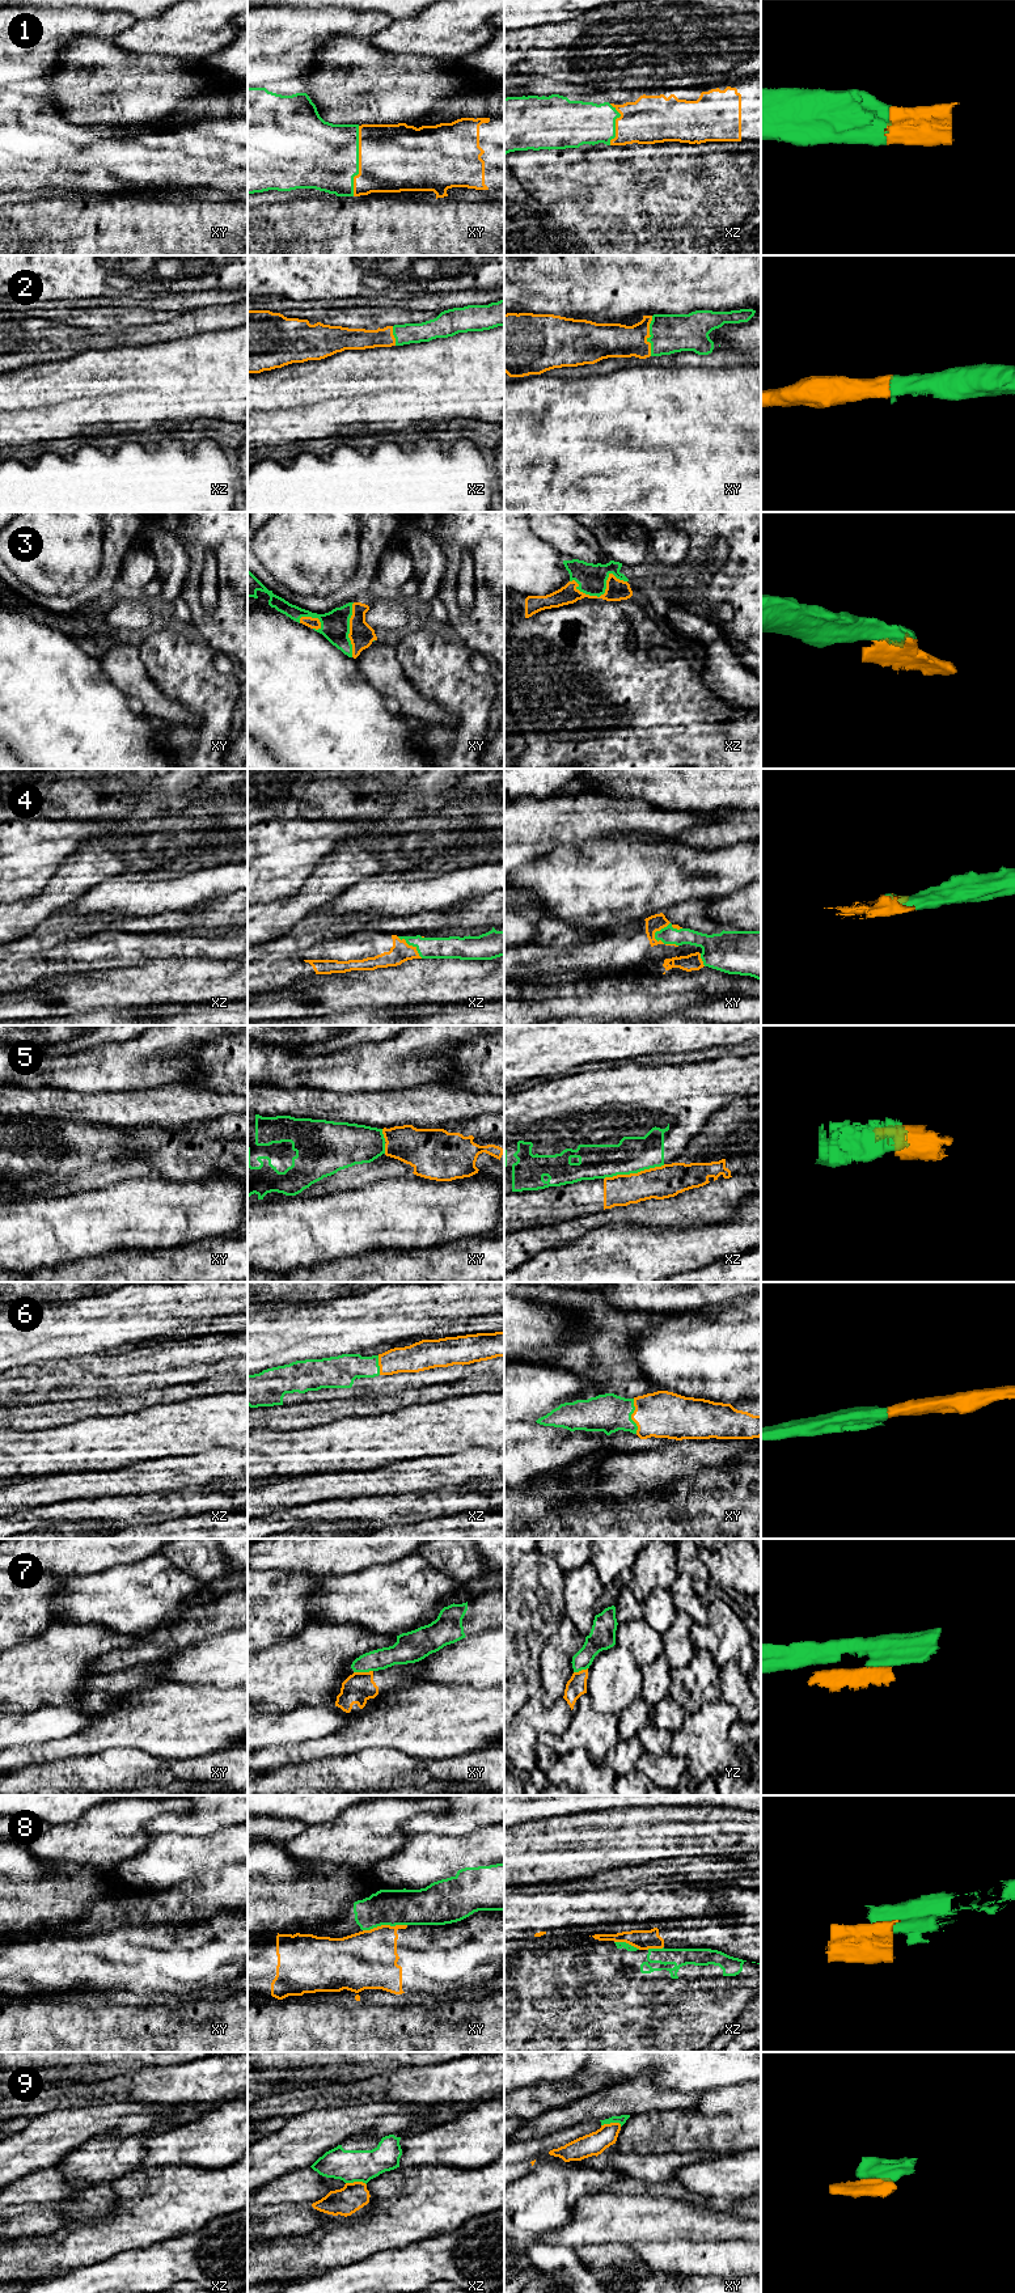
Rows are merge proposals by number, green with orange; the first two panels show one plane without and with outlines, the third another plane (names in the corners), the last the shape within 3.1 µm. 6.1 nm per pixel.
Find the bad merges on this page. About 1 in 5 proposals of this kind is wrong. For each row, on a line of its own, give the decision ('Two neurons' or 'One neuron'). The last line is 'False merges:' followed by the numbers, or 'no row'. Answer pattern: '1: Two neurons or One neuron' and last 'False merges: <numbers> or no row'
1: One neuron
2: One neuron
3: One neuron
4: One neuron
5: Two neurons
6: One neuron
7: Two neurons
8: Two neurons
9: Two neurons
False merges: 5, 7, 8, 9

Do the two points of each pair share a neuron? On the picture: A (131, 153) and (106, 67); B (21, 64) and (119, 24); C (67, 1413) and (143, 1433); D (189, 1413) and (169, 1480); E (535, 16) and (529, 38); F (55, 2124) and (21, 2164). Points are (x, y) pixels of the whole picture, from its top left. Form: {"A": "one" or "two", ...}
{"A": "two", "B": "one", "C": "two", "D": "two", "E": "two", "F": "one"}

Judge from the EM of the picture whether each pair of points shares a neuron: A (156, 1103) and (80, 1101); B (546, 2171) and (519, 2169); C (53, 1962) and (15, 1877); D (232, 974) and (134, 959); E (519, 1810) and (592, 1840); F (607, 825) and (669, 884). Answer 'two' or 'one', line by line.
A: one
B: two
C: two
D: two
E: two
F: two

